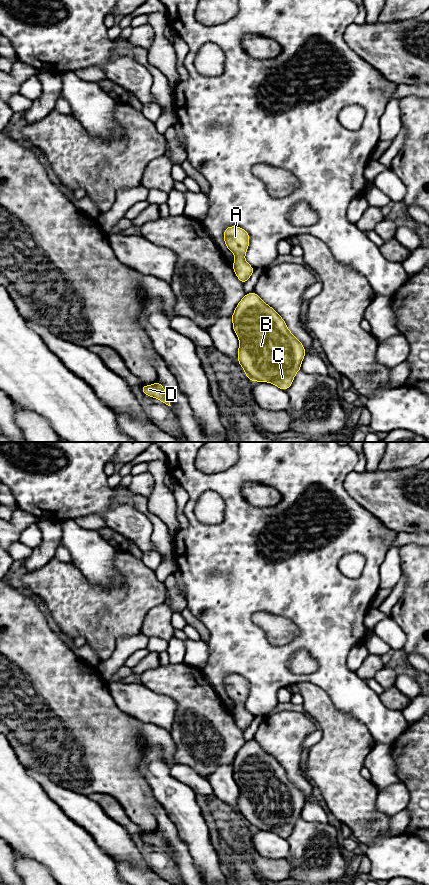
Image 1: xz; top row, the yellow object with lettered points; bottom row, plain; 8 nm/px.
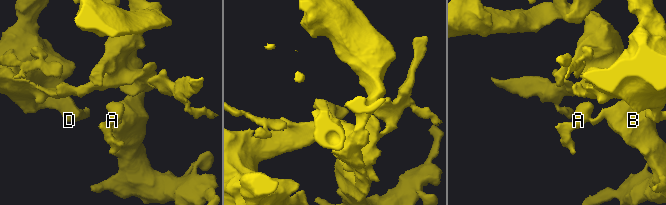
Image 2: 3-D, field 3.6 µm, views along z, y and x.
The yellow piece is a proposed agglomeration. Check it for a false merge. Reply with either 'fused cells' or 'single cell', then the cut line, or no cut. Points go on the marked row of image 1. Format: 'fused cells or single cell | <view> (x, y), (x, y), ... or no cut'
single cell | no cut

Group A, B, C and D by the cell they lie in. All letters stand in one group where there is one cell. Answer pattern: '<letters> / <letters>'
A B C D

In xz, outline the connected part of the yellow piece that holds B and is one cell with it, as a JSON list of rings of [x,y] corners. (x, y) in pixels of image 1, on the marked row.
[[[255,292],[245,294],[231,317],[240,341],[238,362],[245,375],[287,390],[306,354],[302,343]]]

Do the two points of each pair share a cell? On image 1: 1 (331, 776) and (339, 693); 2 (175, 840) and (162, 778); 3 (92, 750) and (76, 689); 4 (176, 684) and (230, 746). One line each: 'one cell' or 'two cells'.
1: two cells
2: two cells
3: one cell
4: one cell

